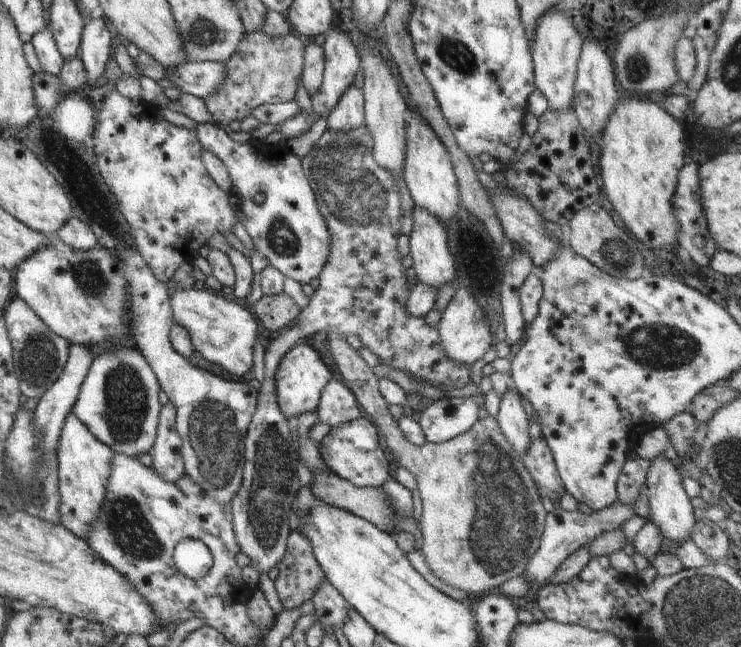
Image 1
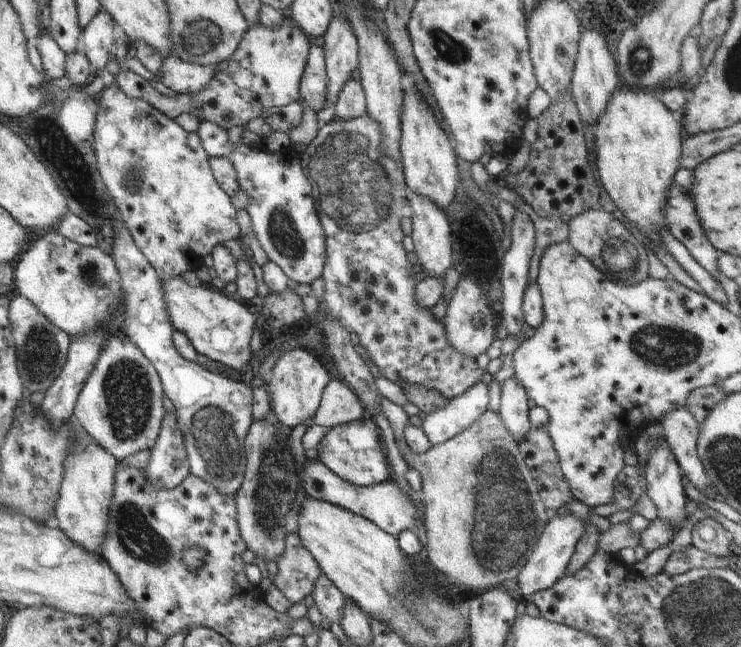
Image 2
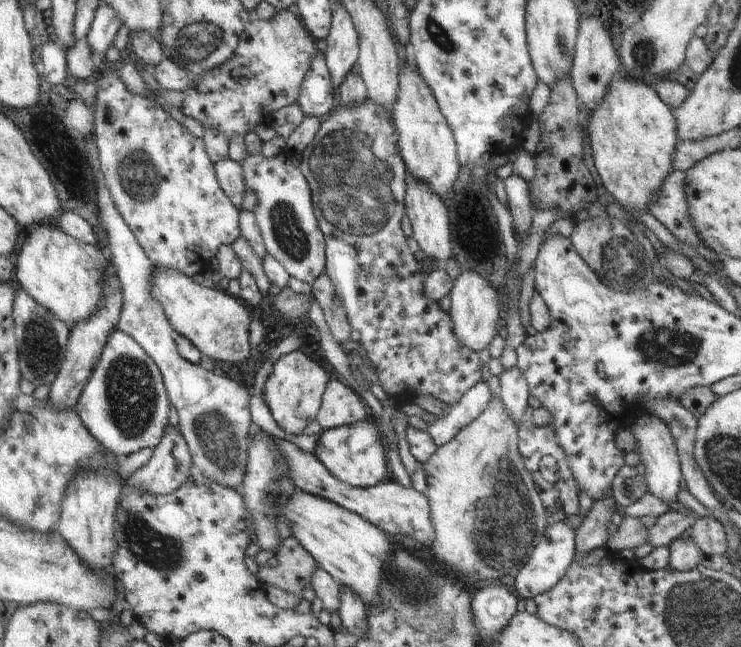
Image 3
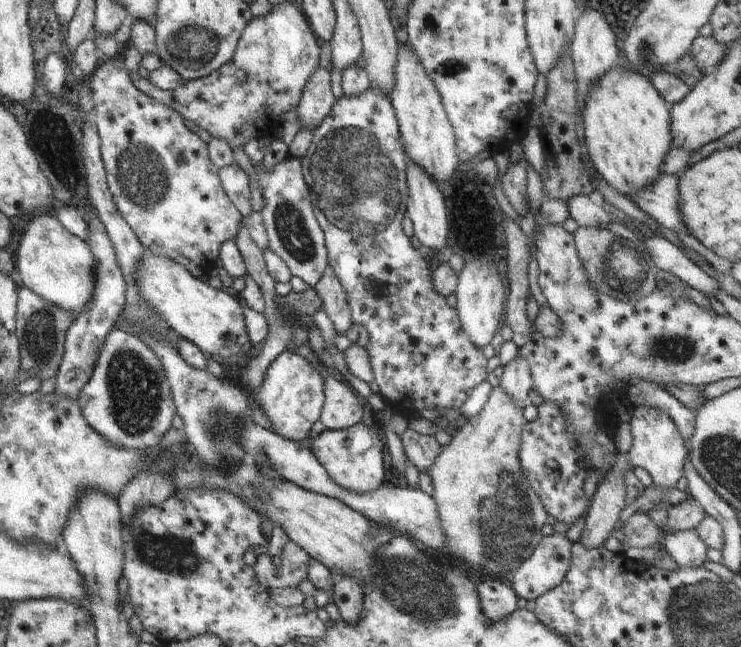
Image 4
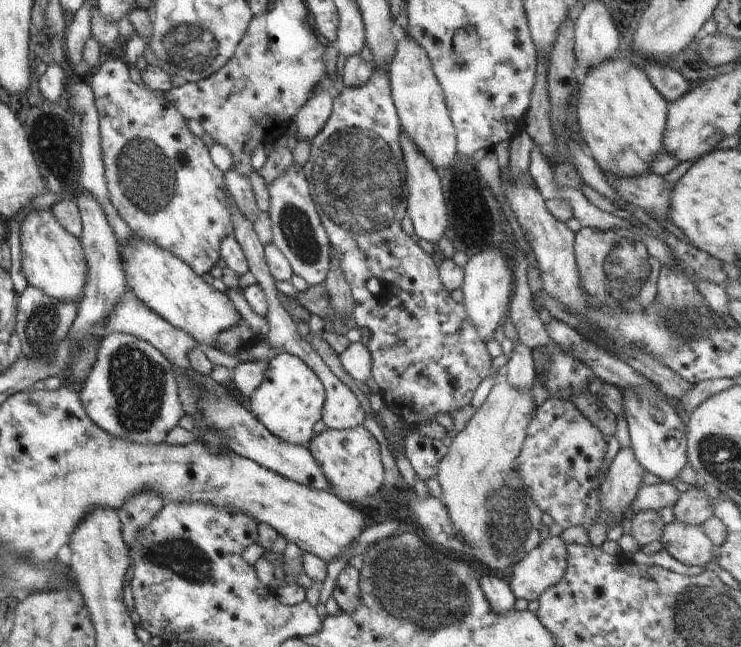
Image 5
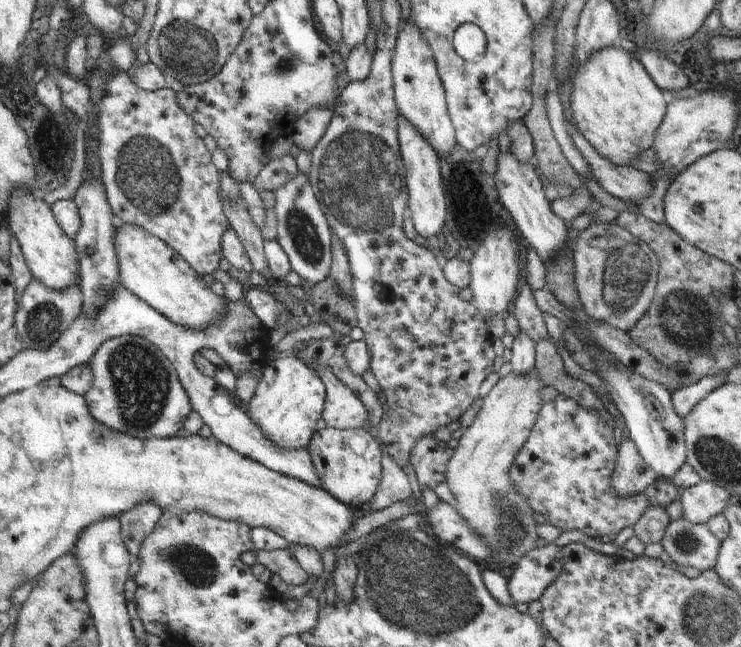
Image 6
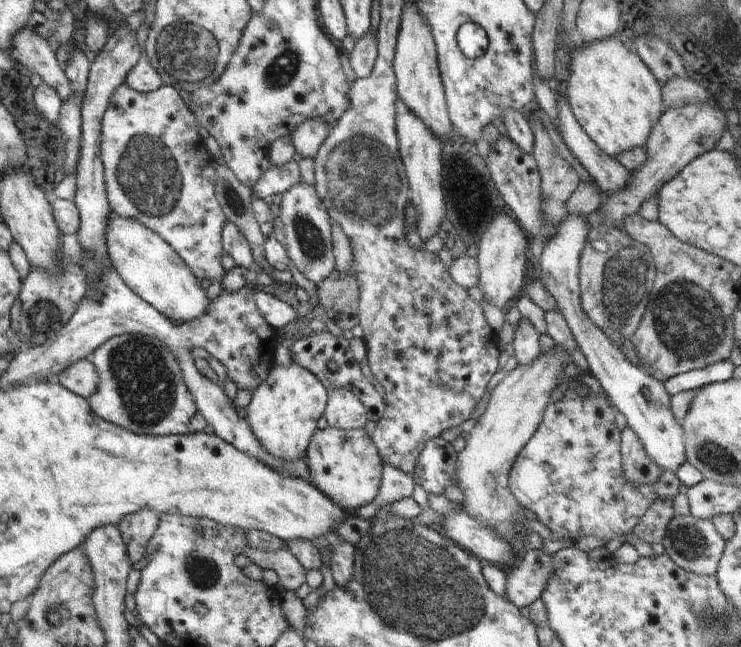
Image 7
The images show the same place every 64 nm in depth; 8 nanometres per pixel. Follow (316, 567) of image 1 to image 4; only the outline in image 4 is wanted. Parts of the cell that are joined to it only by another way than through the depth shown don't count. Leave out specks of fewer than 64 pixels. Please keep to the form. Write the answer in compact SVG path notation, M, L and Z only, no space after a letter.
M293 541L288 543L282 548L282 554L280 554L280 566L274 566L273 561L267 554L257 556L258 561L253 566L258 582L260 582L263 588L267 590L271 588L295 588L298 587L301 581L307 580L308 568L312 558L304 552L298 544Z

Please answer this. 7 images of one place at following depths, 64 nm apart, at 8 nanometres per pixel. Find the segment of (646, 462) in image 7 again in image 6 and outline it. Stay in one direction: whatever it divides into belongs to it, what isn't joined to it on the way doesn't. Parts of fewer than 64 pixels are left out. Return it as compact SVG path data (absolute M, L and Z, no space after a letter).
M622 437L619 444L618 460L614 474L610 476L610 486L618 496L636 496L652 486L658 478L654 468L650 468L636 448L634 442Z

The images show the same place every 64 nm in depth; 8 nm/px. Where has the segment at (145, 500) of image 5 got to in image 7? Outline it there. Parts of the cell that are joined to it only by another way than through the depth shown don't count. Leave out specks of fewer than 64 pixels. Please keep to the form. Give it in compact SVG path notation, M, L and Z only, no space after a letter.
M140 510L136 514L125 516L117 524L132 564L136 564L146 554L146 545L154 536L158 523L159 514L157 512Z

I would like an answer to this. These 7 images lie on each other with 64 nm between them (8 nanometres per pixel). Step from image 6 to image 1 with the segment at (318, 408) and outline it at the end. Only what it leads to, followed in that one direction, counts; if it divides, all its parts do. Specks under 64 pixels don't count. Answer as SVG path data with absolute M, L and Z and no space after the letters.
M309 344L294 345L280 360L276 370L276 400L280 412L286 420L293 424L293 420L301 414L317 410L322 389L330 382L332 374L326 364L320 359L320 354Z

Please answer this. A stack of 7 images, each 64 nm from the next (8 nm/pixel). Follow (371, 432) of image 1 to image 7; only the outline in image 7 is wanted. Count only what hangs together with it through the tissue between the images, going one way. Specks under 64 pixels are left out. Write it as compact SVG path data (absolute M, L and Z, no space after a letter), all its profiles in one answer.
M317 428L306 449L305 459L312 474L310 483L349 514L360 506L372 504L380 492L383 462L374 441L364 429Z

